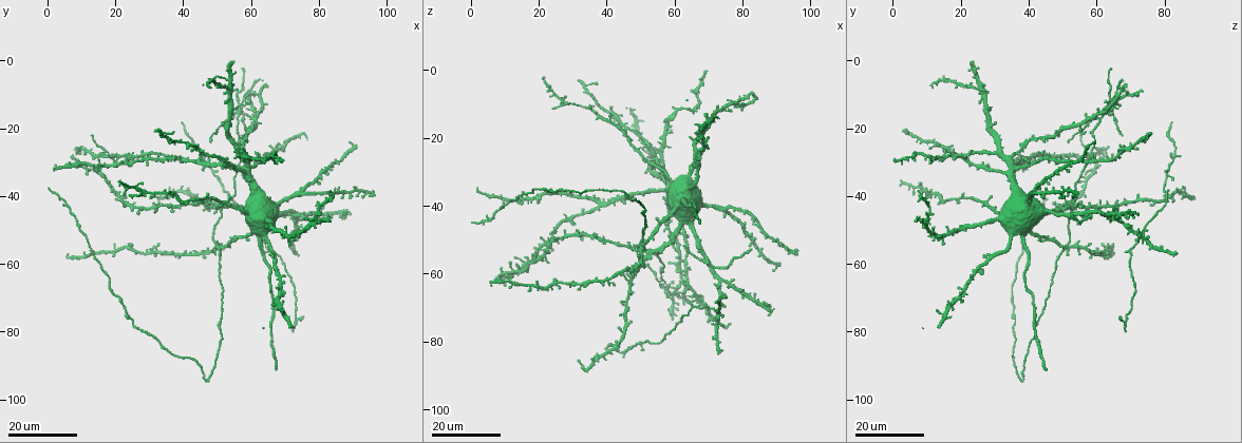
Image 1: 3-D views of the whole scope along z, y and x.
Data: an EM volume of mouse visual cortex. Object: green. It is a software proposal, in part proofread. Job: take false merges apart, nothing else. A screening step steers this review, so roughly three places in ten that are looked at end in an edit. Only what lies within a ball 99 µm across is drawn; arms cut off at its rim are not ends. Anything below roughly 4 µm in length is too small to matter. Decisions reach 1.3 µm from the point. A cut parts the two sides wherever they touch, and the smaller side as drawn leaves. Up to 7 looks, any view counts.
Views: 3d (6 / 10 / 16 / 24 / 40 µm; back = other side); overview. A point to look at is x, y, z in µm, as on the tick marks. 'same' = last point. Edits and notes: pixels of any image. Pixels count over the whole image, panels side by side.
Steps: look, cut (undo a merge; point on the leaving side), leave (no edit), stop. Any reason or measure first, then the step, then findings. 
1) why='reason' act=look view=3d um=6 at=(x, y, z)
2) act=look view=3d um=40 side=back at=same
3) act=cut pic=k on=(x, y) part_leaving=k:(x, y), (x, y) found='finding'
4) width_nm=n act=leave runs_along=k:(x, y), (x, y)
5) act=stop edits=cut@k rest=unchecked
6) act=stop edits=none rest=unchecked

why='two arms in line, one across' act=look view=3d um=24 at=(48.0, 32.5, 80.5)

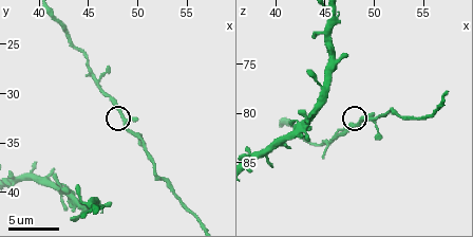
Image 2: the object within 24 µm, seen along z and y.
why='zoom in' act=look view=3d um=10 at=(48.6, 32.2, 81.0)

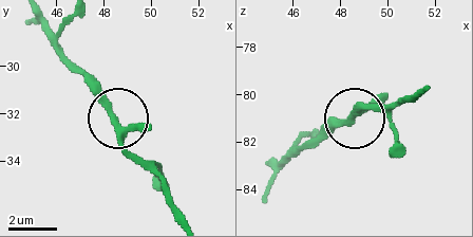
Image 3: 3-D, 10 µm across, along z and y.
act=leave runs_along=3:(186, 219), (164, 183), (128, 147), (103, 98), (75, 70) found='all the same neuron'

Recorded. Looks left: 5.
why='looks like a crossing' act=look view=3d um=24 at=(70.0, 45.0, 57.5)

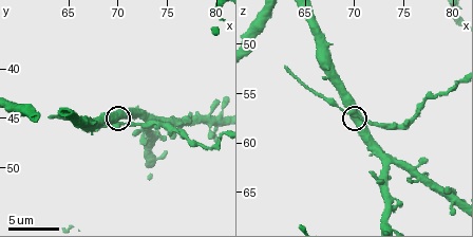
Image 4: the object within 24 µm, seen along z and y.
act=look view=3d um=6 at=same

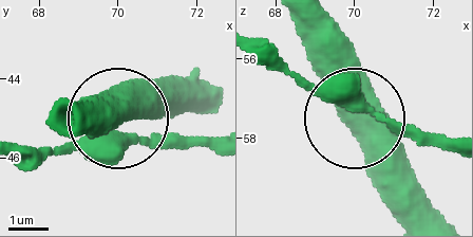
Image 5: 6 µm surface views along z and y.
width_nm=530 act=cut pic=5 on=(146, 138) found='a second neuron is stuck on'

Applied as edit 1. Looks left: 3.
act=look view=overview

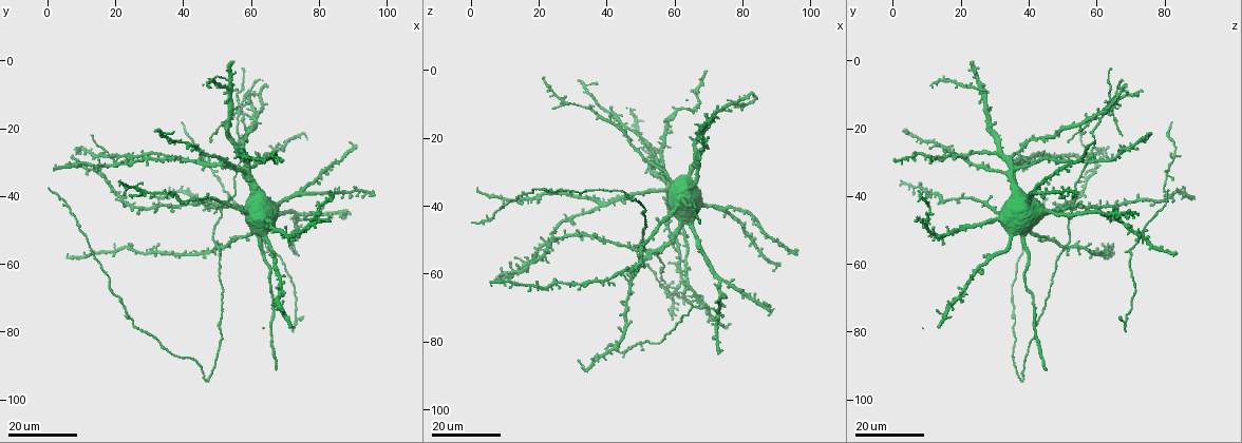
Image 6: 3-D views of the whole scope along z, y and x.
why='thin arm on a thick one' act=look view=3d um=24 at=(28.5, 39.0, 10.0)

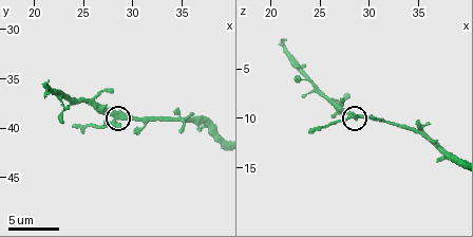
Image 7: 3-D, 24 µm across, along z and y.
why='zoom in' act=look view=3d um=6 at=(28.2, 39.2, 9.6)

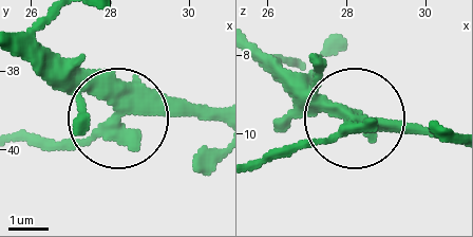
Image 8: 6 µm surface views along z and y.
arms=4 act=cut pic=8 on=(63, 149) part_leaving=8:(108, 122), (71, 142), (20, 142) found='a second neuron is stuck on'

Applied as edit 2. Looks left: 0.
act=stop edits=cut@5,cut@8 rest=unchecked

